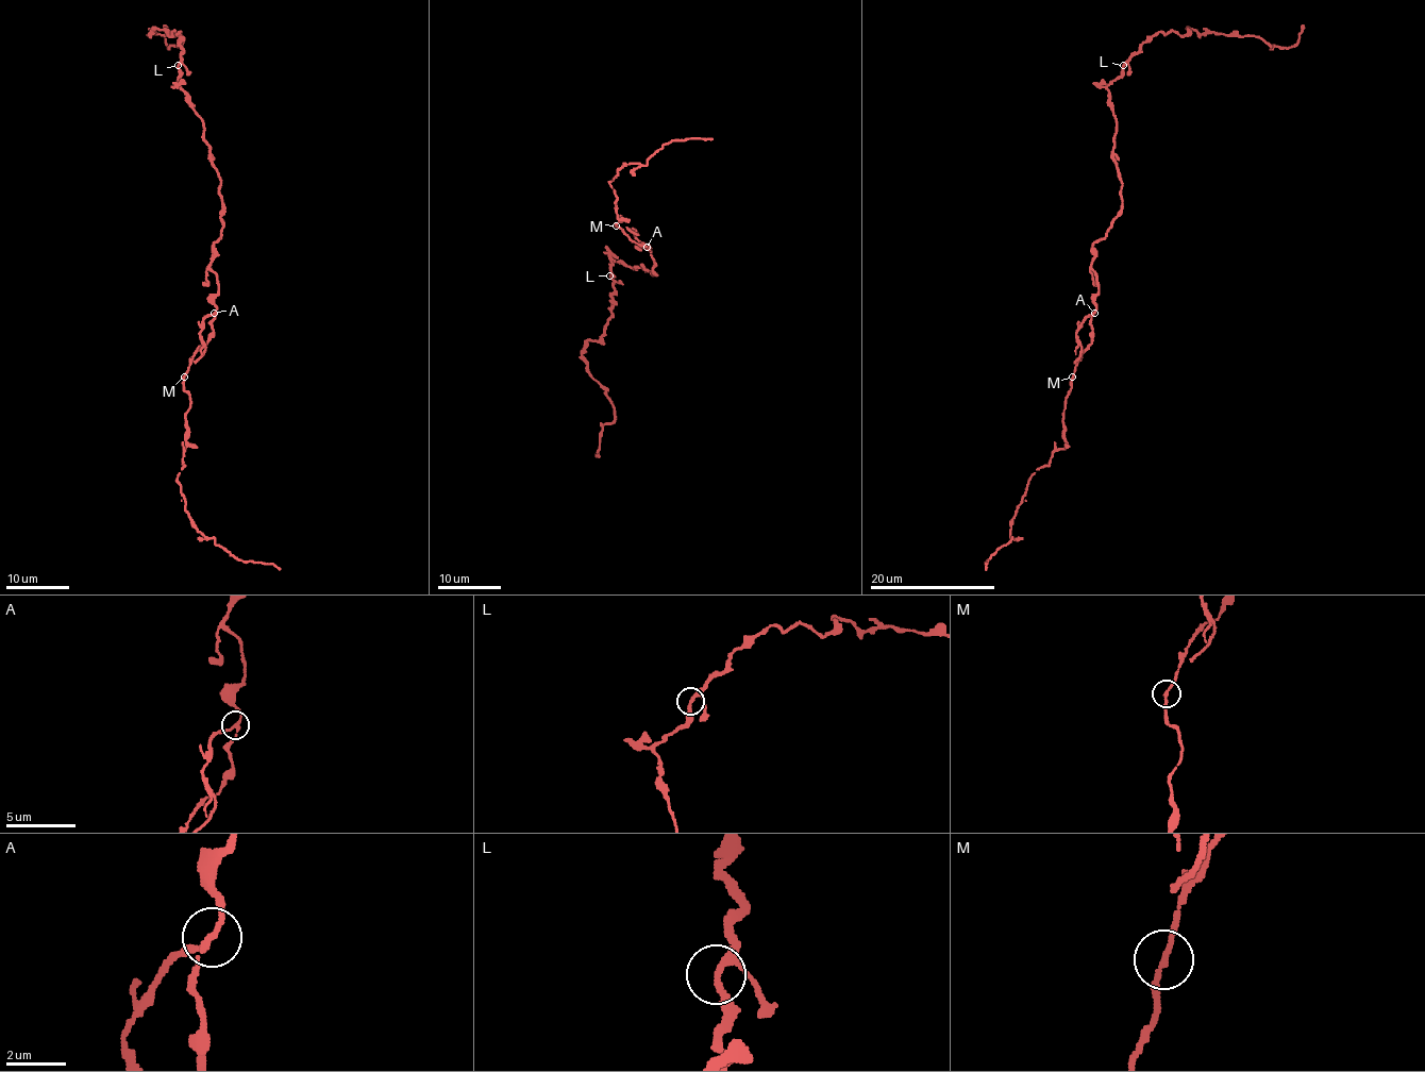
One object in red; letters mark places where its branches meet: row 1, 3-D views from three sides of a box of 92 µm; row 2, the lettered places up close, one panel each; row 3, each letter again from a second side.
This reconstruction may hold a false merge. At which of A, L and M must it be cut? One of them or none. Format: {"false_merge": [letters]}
{"false_merge": ["A"]}

